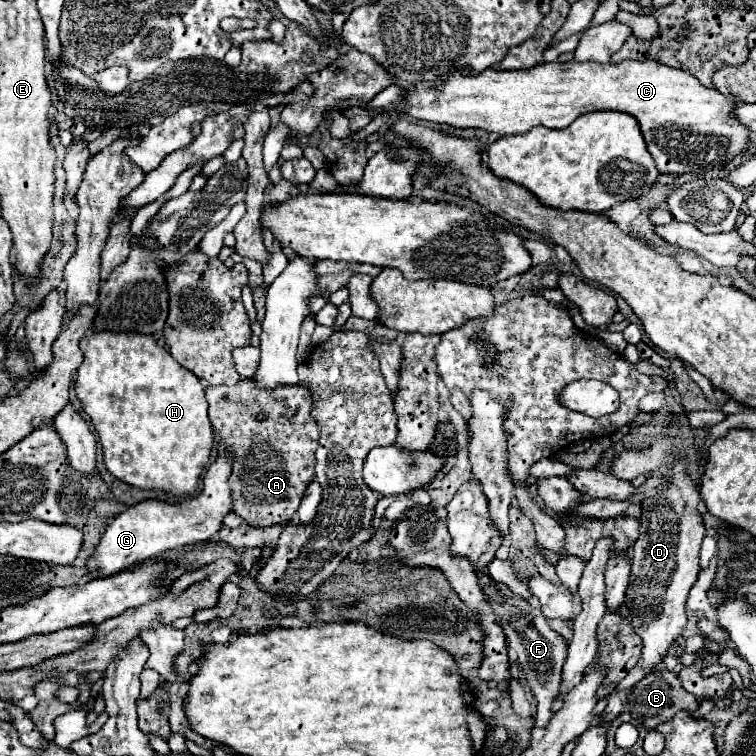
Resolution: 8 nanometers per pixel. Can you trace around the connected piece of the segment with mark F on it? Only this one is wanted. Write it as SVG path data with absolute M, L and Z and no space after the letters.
M491 582L485 586L485 594L493 604L501 604L503 606L503 620L501 626L505 630L507 636L507 644L509 648L513 648L517 652L517 662L521 666L525 684L531 688L535 700L537 700L537 714L535 714L535 726L545 726L547 718L551 718L551 706L553 700L559 694L559 684L561 684L561 670L567 658L567 646L569 642L555 632L549 624L547 618L543 616L543 612L537 606L531 606L525 598L521 596L501 596L501 592L497 592L497 586Z

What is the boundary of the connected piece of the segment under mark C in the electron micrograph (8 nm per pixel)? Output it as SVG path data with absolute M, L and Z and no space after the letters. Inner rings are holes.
M623 60L619 64L599 64L599 62L543 62L543 64L537 64L533 68L527 68L527 70L511 70L511 72L501 72L501 70L493 70L493 68L487 68L483 74L467 74L465 72L459 72L459 74L451 74L451 78L447 80L441 80L441 82L419 82L417 86L409 88L407 94L405 94L405 100L397 104L397 110L417 118L417 120L429 120L429 122L439 122L439 124L449 124L449 126L455 126L455 128L481 128L481 130L487 130L487 132L497 132L501 136L511 136L511 134L523 134L523 132L529 132L533 126L547 126L547 128L565 128L567 124L571 124L579 114L585 114L585 112L593 112L593 110L619 110L619 112L627 112L631 116L635 116L639 120L639 126L641 126L641 132L643 132L643 138L647 140L647 148L651 152L651 156L655 158L657 162L657 170L661 174L697 174L699 170L703 172L719 172L735 162L741 160L741 154L747 150L749 142L751 142L751 130L741 124L735 116L733 116L733 110L735 106L739 104L739 100L733 96L733 94L721 94L717 88L707 88L703 86L695 76L691 76L691 72L687 70L679 70L679 68L671 68L671 66L665 66L661 62L653 62L653 60Z

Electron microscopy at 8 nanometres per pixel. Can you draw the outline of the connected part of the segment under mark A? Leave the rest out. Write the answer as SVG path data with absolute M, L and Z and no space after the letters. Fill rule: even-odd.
M245 378L237 386L209 386L205 392L213 430L233 454L233 470L229 476L233 512L251 526L285 526L297 512L307 486L315 478L315 450L319 446L319 426L311 416L311 392L301 384L259 388L255 378ZM259 414L263 414L265 418L259 420Z

